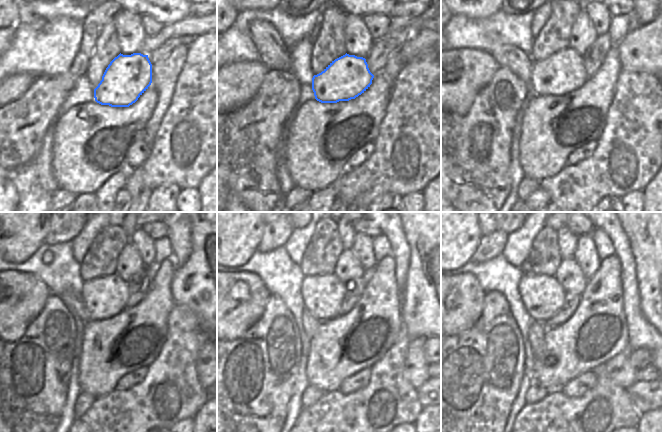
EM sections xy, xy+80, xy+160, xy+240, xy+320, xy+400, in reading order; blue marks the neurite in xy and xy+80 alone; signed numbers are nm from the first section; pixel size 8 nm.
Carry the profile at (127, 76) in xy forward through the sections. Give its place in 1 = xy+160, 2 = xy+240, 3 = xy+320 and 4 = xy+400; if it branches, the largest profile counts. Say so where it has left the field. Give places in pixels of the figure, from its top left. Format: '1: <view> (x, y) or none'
1: xy+160 (563, 72)
2: xy+240 (105, 297)
3: xy+320 (323, 295)
4: xy+400 (542, 295)

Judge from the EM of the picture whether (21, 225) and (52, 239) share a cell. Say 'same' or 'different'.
different

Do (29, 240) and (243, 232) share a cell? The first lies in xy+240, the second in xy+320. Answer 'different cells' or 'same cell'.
same cell

